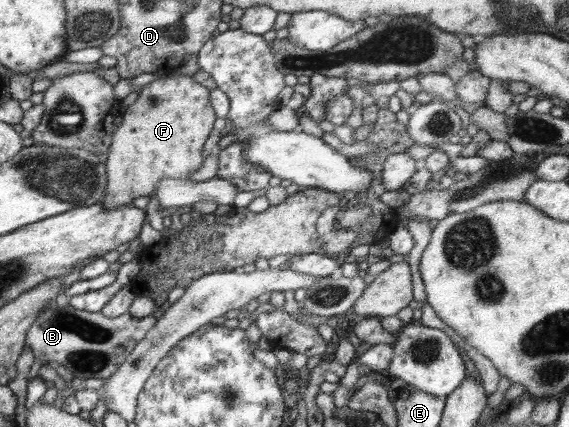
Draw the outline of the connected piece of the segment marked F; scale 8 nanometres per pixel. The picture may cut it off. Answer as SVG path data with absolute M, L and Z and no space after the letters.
M167 73L166 79L154 80L140 88L138 98L122 115L121 125L114 132L104 162L108 171L108 192L102 203L106 211L132 205L132 201L139 197L152 197L158 181L189 179L190 174L206 165L206 141L210 141L210 137L214 137L214 129L218 129L218 114L212 104L213 91L192 76L173 76L172 73Z

